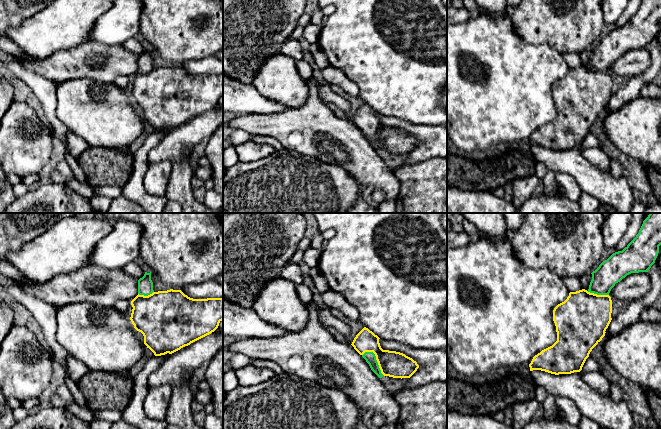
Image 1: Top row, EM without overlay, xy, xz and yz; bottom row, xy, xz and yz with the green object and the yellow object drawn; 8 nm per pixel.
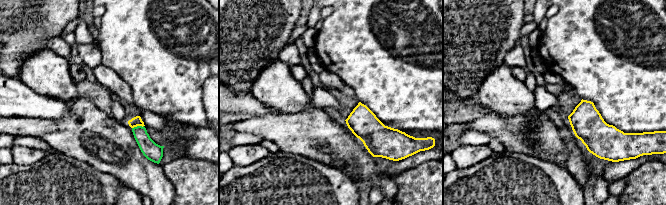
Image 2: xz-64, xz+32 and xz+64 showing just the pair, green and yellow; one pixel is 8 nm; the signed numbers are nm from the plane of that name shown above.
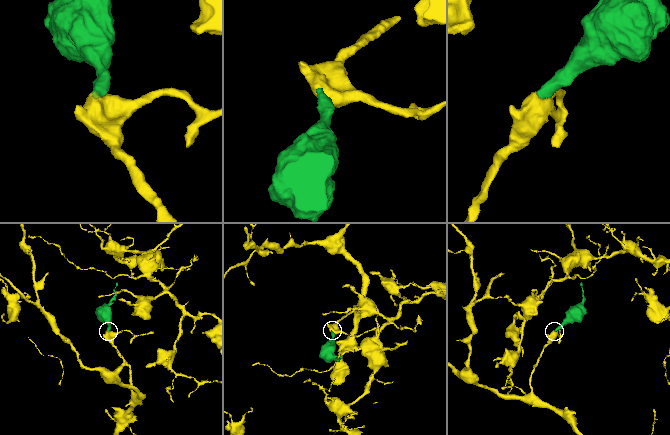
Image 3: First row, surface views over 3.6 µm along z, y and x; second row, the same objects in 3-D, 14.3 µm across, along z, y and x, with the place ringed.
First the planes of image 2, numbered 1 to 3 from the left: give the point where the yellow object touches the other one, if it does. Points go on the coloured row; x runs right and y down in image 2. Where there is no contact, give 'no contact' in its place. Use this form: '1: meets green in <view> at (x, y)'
1: meets green in xz-64 at (137, 126)
2: no contact
3: no contact

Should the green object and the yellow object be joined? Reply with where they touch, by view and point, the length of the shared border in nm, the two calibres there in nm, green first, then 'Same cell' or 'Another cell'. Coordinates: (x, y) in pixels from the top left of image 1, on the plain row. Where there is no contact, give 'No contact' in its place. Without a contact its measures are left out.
Touches green at xz (376, 136). Shared border 260 nm. Thickness 90 nm (green) against 220 nm. Same cell

